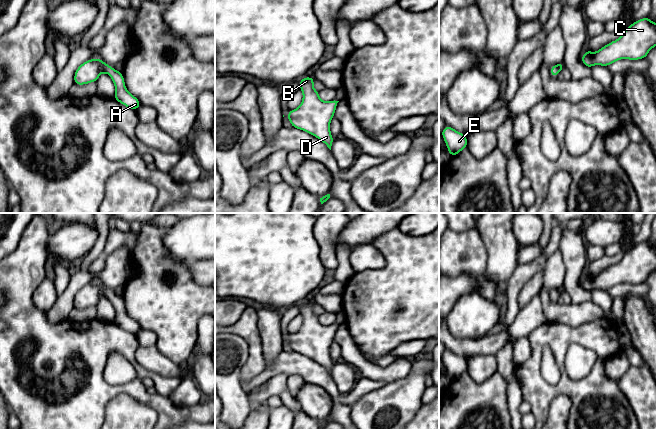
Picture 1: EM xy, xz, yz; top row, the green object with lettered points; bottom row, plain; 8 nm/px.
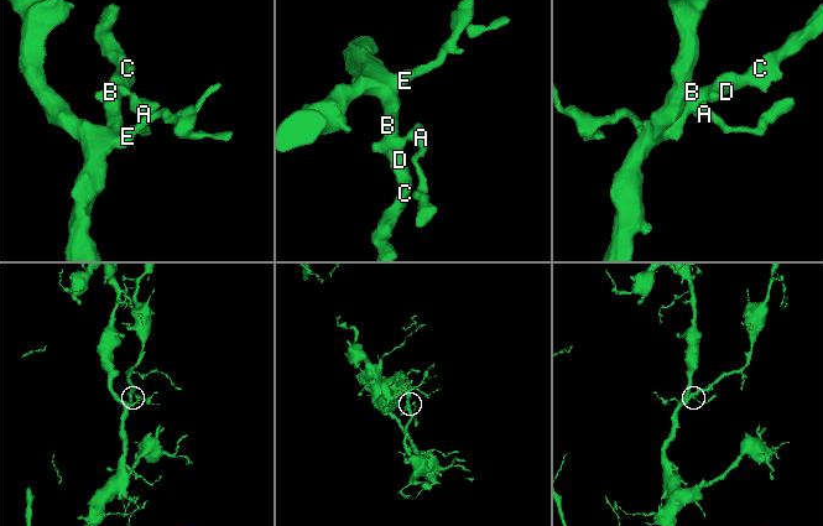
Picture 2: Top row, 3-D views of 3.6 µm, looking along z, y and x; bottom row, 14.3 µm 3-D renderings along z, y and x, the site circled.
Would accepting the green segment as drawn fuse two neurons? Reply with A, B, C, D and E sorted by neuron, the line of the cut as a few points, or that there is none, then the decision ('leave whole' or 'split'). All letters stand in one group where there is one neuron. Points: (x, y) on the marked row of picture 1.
A B C D E; no cut; leave whole

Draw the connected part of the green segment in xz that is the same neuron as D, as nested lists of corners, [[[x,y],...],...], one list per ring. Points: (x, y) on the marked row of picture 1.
[[[304,77],[299,81],[303,99],[297,109],[289,110],[287,117],[292,127],[315,136],[331,150],[334,138],[330,122],[339,101],[322,101],[313,87],[314,81],[314,77]]]

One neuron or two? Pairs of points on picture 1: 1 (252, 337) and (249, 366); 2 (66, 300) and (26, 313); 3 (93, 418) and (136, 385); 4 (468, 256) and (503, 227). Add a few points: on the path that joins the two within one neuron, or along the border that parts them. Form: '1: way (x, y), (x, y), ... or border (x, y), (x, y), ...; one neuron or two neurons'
1: way (254, 344), (254, 359); one neuron
2: border (46, 312), (51, 321), (61, 321), (68, 318); two neurons
3: way (97, 405), (111, 391), (123, 389); one neuron
4: border (476, 224), (479, 235), (485, 245), (486, 266); two neurons

